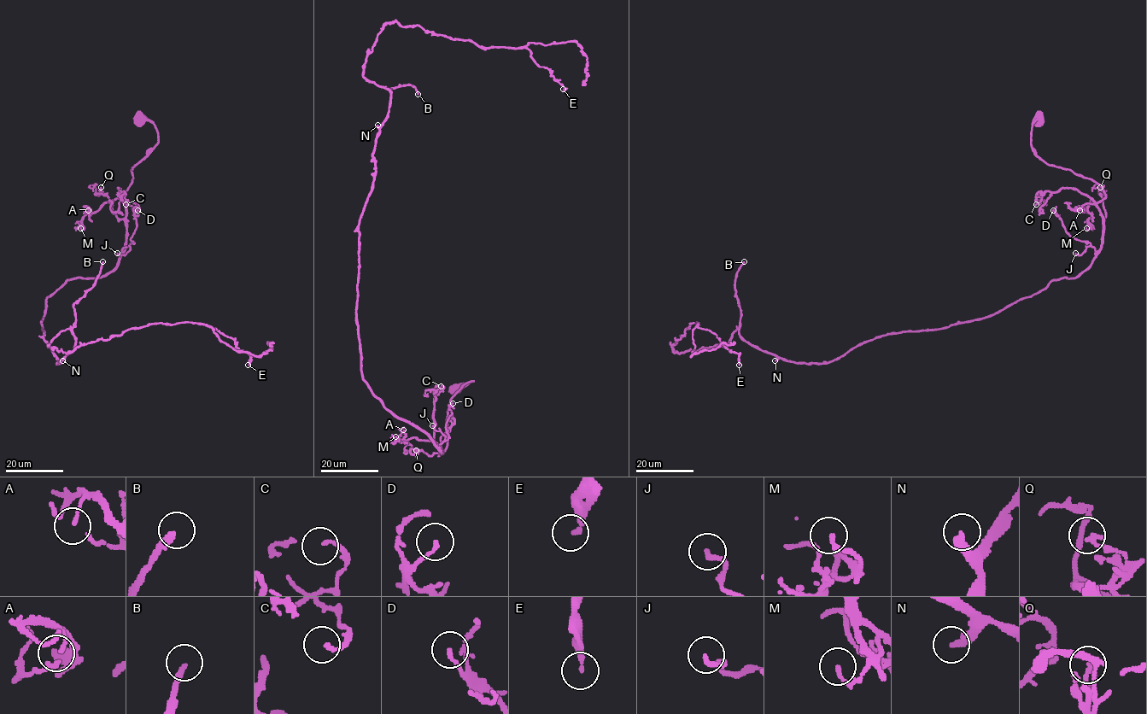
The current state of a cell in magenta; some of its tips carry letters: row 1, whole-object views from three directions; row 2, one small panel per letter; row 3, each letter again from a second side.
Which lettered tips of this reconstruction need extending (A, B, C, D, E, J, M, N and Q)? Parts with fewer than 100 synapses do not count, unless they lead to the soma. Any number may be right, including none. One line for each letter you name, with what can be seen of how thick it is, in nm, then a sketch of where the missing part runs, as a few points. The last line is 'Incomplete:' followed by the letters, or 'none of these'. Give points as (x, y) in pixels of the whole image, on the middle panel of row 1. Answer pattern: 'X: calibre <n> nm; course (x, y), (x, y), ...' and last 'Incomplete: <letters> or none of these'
B: calibre 220 nm; course (418, 94), (425, 125), (402, 125), (387, 163), (389, 138), (417, 125), (439, 149), (434, 170), (408, 181)
Incomplete: B

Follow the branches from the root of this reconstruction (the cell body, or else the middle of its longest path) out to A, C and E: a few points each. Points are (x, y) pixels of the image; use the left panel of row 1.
A: (138, 119), (153, 123), (158, 142), (132, 168), (125, 202), (115, 198), (94, 212), (88, 210)
C: (138, 119), (153, 123), (158, 142), (132, 168), (125, 202), (118, 188), (125, 204)
E: (138, 119), (125, 247), (46, 298), (43, 338), (60, 363), (66, 329), (48, 347), (202, 323), (248, 365)

